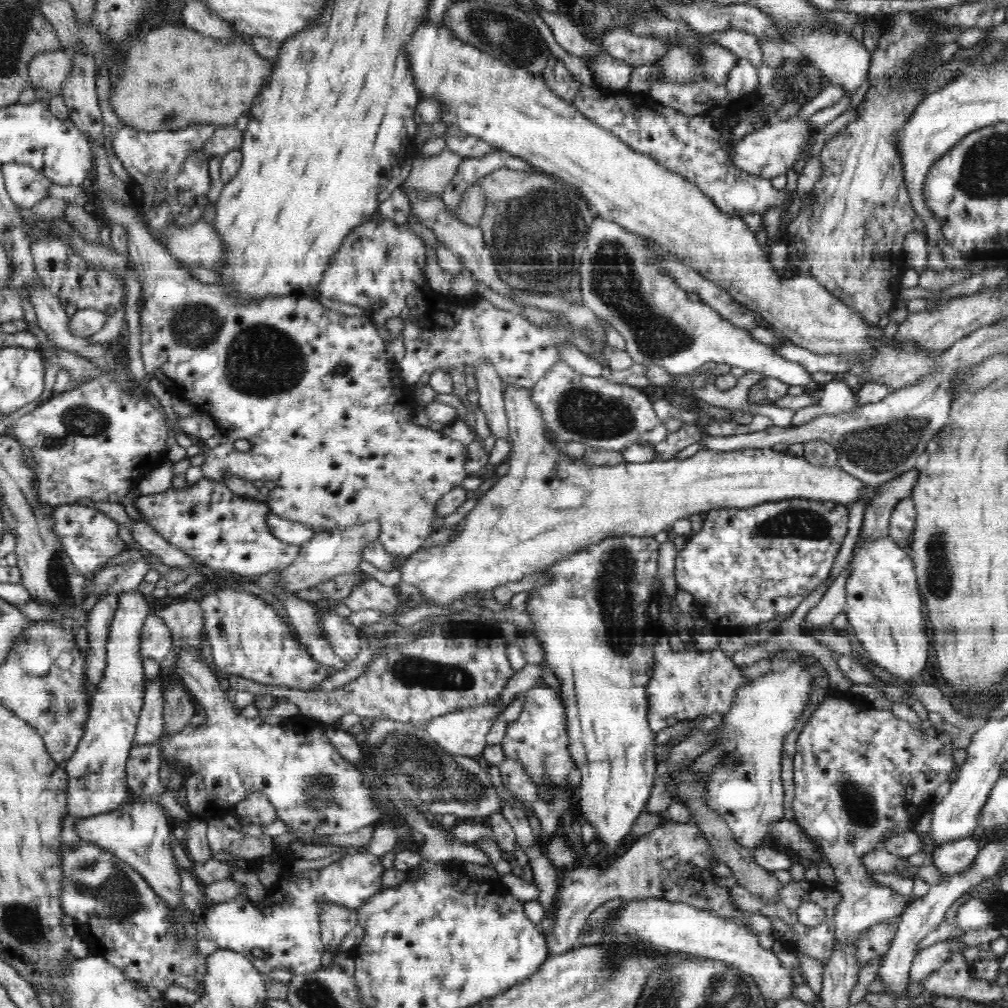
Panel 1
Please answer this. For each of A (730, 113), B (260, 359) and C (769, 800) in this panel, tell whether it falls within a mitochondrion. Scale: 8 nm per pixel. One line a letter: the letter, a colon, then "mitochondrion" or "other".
A: other
B: mitochondrion
C: other

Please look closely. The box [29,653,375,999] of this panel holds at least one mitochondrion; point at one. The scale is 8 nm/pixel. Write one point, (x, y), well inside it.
(108, 891)

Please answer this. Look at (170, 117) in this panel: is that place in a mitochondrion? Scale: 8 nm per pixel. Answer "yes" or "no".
yes

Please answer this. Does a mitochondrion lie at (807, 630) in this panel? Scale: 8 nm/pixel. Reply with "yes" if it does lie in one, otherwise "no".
no

